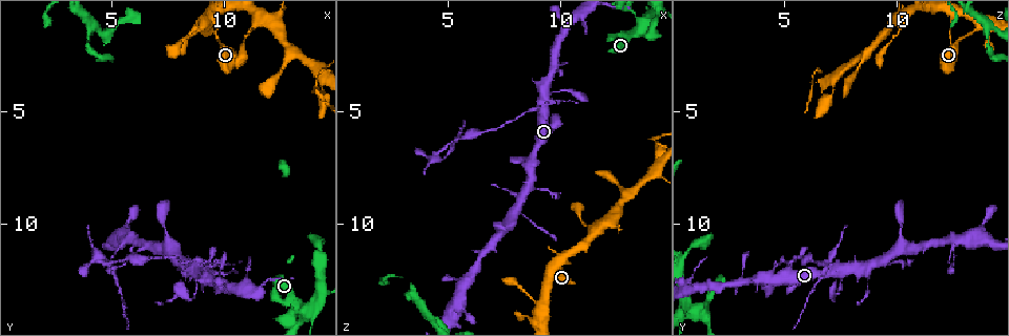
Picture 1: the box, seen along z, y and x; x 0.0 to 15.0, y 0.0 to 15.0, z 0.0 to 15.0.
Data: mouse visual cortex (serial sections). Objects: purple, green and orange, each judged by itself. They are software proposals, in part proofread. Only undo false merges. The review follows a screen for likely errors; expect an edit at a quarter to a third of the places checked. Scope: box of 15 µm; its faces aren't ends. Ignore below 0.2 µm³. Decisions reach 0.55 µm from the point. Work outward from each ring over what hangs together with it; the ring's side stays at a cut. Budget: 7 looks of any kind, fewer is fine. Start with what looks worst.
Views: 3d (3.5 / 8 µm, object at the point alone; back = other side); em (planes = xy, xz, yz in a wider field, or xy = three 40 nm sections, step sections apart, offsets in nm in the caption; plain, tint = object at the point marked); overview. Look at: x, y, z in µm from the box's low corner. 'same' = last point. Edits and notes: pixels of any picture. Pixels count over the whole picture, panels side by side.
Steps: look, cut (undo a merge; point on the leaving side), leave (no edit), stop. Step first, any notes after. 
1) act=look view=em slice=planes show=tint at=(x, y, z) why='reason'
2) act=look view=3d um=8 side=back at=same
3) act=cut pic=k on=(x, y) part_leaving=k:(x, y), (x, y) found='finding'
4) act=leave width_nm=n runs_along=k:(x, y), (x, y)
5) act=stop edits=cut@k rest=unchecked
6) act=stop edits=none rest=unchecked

act=look view=3d um=3.5 at=(9.3, 12.3, 4.3) why='two arms in line, one across'

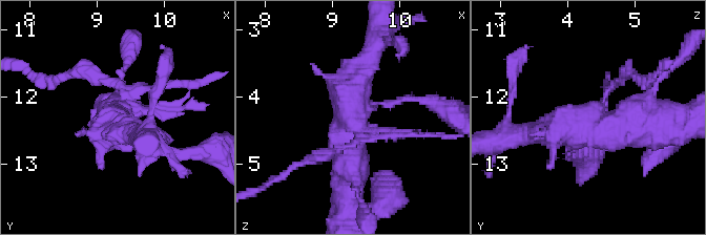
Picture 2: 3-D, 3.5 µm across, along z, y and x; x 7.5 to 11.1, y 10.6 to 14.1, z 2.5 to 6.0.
act=look view=em slice=xy step=2 show=tint at=(9.30, 12.30, 4.40) why='now the EM'

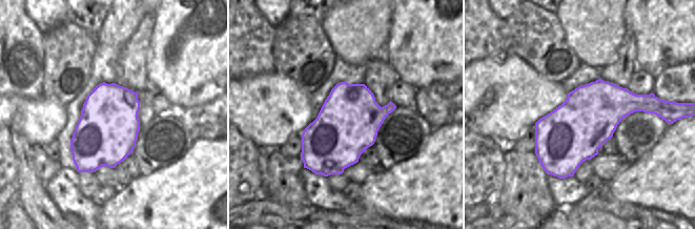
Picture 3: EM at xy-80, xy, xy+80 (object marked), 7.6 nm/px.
act=cut pic=2 on=(99, 75) part_leaving=2:(129, 95), (94, 72), (48, 79) found='two cells meet here'

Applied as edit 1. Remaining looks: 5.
act=look view=3d um=3.5 at=(13.7, 13.9, 1.1) why='thin arm on a thick one'

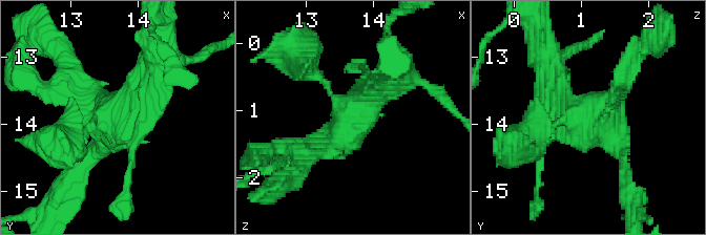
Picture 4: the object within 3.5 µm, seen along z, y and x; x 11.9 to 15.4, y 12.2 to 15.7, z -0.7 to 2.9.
act=look view=em slice=xy step=1 show=tint at=(13.65, 13.80, 1.20) why='shape alone is not enough'

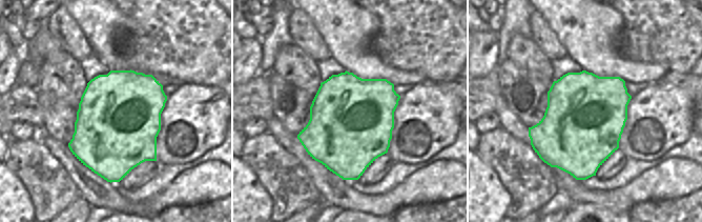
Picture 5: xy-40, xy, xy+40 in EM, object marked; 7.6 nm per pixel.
act=leave width_nm=650 runs_along=4:(311, 152), (395, 80) found='one cell here'

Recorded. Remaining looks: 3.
act=look view=3d um=8 at=(9.6, 1.3, 12.4) why='narrows sharply'

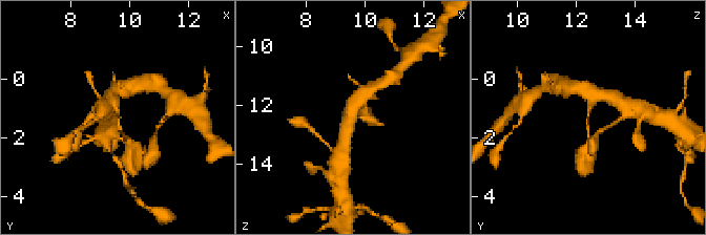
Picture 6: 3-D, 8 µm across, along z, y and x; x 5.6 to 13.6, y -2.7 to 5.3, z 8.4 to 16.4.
act=look view=3d um=3.5 at=(9.7, 1.4, 12.4) why='zoom in'

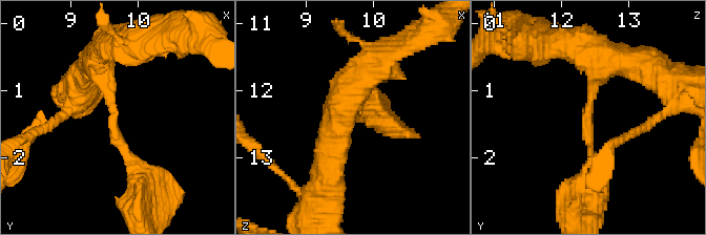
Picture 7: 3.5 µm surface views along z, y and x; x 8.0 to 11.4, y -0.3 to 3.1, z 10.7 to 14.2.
act=leave arm_widths_nm=150,400 runs_along=7:(141, 173), (116, 137), (102, 50) found='continuous, no second cell'

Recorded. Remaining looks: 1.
act=stop edits=cut@2 rest=unchecked

